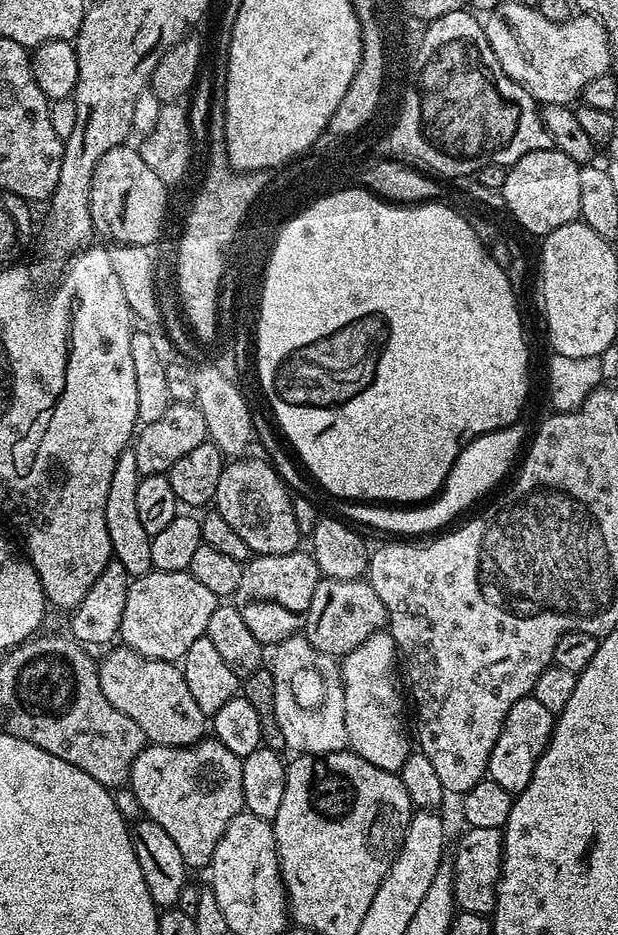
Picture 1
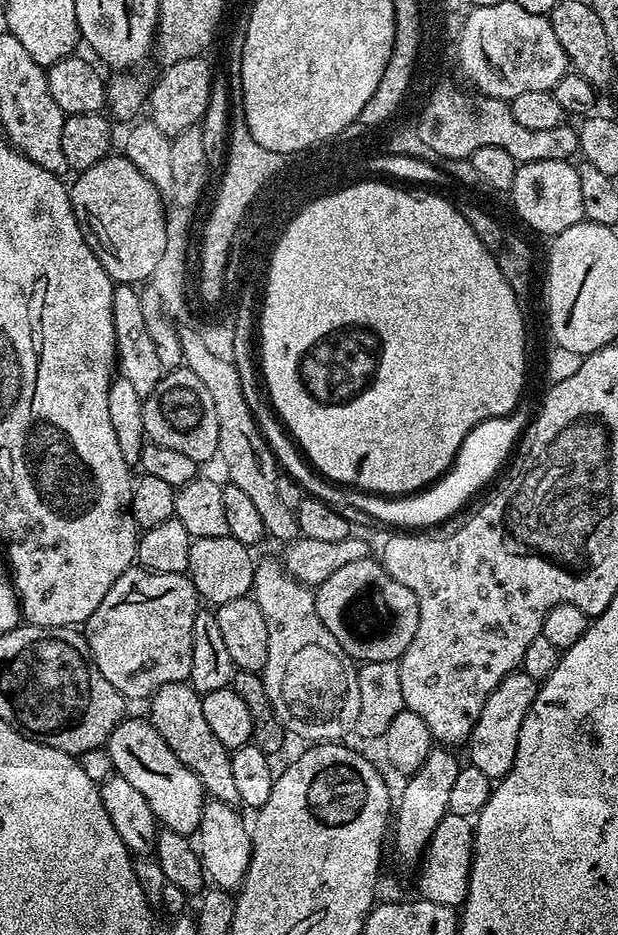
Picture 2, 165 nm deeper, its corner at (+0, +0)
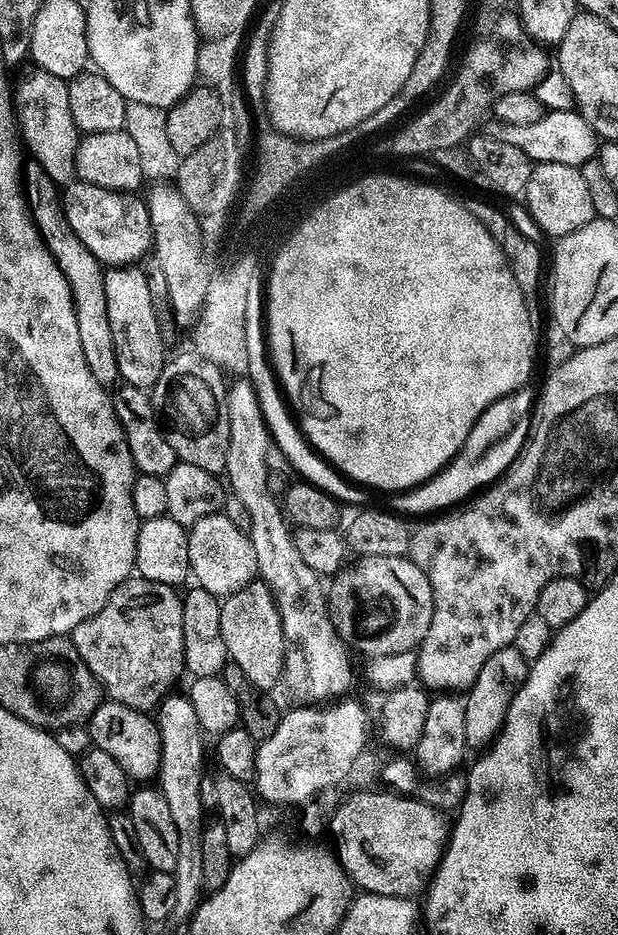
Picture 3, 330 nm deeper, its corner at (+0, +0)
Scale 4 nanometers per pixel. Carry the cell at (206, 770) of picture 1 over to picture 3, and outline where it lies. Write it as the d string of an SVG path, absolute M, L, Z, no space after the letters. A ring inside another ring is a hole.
M116 700L101 702L86 725L93 745L111 754L136 782L152 782L160 775L160 731L147 711L131 708Z

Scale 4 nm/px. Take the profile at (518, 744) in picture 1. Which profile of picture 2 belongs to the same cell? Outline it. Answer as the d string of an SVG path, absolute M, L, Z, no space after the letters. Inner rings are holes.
M522 670L509 674L505 680L492 691L492 697L486 702L474 730L470 734L466 751L471 767L482 770L493 782L501 780L514 766L518 750L518 730L526 722L526 714L536 697L538 682Z

